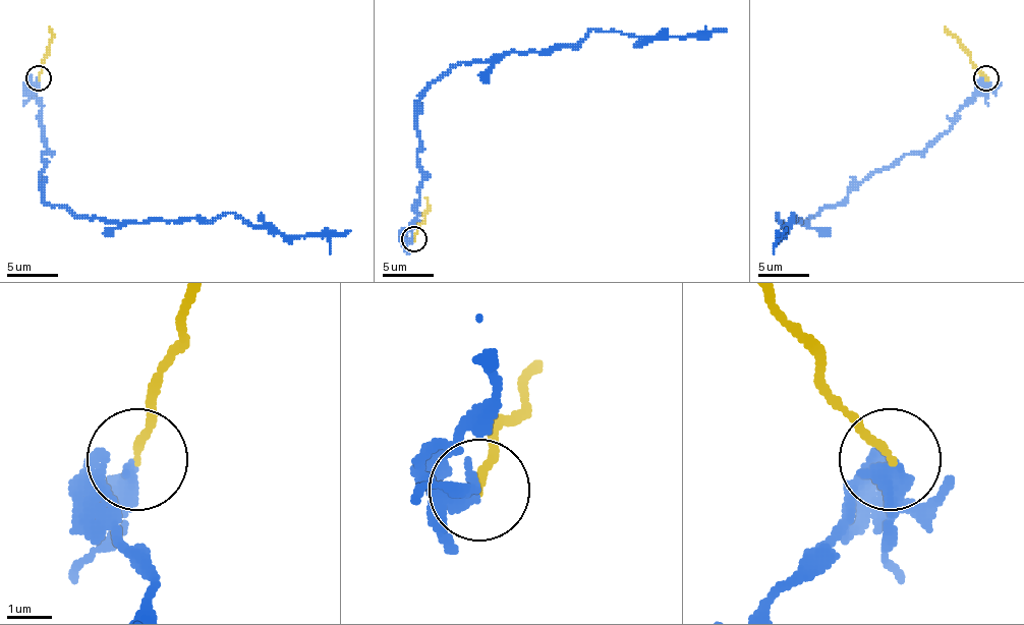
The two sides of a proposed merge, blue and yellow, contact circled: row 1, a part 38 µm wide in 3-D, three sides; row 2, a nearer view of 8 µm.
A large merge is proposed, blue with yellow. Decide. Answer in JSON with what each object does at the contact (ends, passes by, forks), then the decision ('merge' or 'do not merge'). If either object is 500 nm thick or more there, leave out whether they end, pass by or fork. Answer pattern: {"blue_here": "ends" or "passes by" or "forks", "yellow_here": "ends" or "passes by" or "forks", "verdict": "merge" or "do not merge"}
{"blue_here": "ends", "yellow_here": "ends", "verdict": "do not merge"}

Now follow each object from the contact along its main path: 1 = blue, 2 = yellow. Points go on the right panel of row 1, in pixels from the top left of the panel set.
1: (985, 77), (980, 93), (921, 152), (875, 169), (809, 221), (784, 223), (779, 213), (784, 236), (776, 231)
2: (985, 77), (965, 47), (945, 26)

